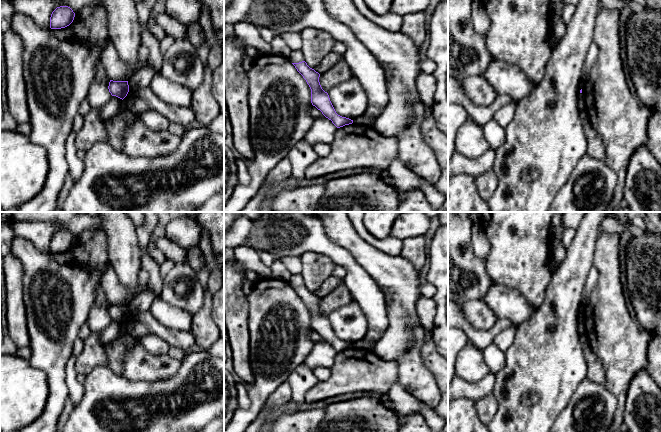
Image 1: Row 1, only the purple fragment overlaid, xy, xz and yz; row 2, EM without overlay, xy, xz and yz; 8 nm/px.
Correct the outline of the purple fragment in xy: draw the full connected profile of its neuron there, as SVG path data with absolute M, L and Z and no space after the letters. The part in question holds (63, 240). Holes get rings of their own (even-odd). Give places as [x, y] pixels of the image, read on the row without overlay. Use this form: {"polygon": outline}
{"polygon": "M68 230L57 231L50 241L50 252L61 253L69 250L75 241L75 237Z"}

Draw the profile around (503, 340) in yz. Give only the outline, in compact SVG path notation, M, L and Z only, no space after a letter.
M511 326L510 328L502 331L495 337L493 344L501 351L505 352L514 341L515 331L515 326Z

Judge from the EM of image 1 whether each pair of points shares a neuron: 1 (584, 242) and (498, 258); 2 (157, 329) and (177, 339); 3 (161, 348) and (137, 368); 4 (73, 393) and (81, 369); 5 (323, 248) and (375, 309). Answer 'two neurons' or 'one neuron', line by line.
1: two neurons
2: one neuron
3: two neurons
4: two neurons
5: one neuron

